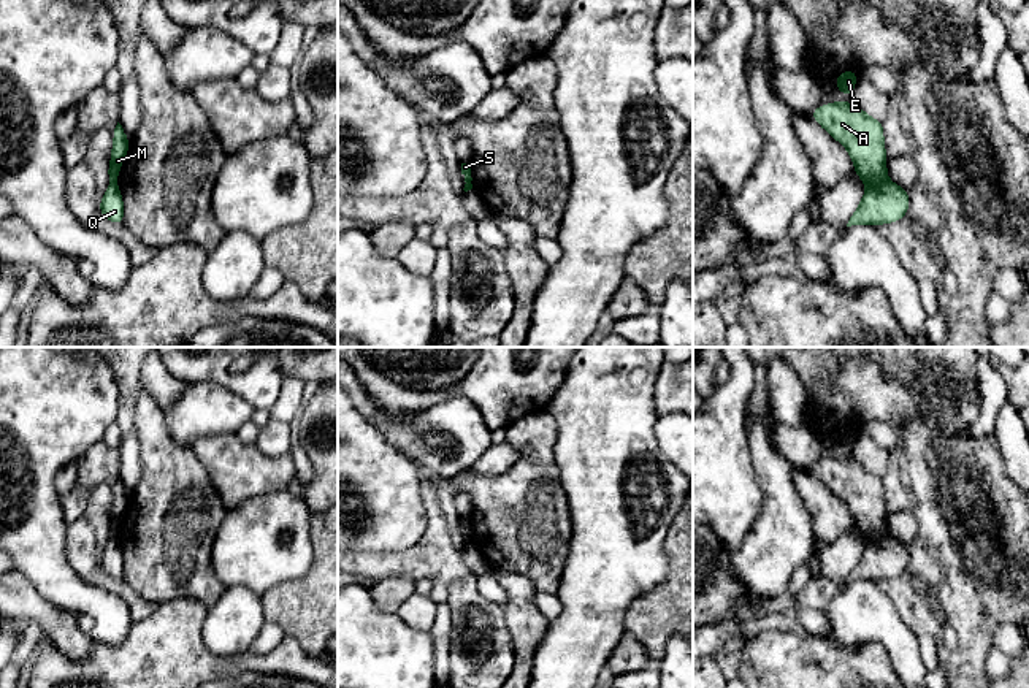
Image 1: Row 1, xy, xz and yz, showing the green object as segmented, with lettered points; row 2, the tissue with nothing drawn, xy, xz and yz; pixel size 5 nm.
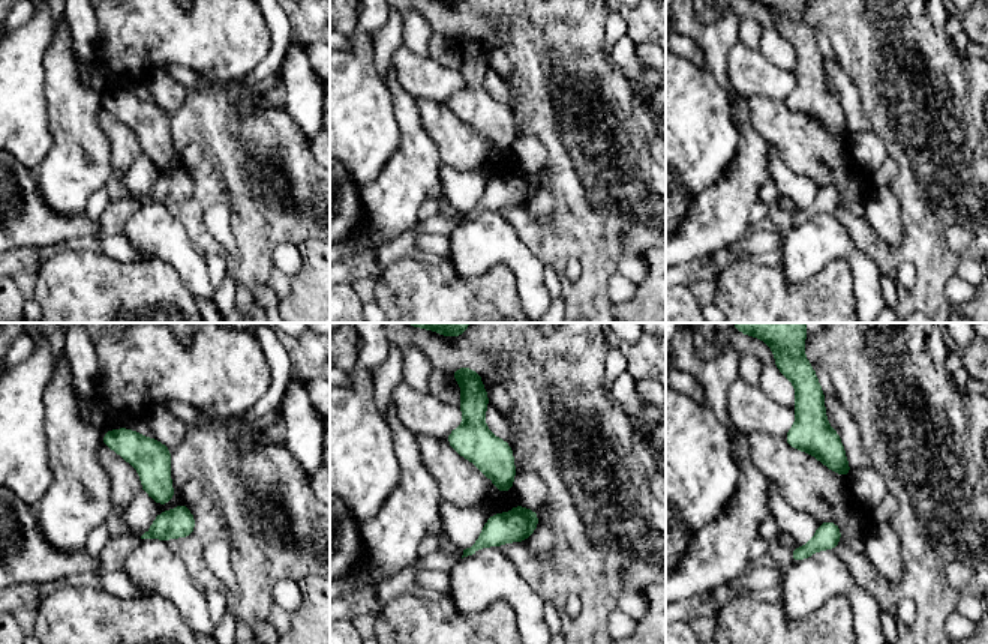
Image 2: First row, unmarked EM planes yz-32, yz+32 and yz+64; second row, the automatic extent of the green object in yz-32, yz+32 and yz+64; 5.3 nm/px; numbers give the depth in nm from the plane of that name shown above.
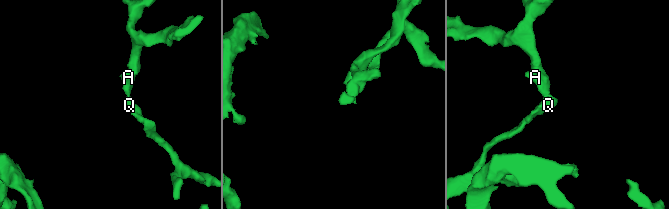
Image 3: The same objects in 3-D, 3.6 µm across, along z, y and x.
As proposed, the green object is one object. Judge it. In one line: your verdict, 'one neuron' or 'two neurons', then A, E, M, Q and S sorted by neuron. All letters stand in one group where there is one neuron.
two neurons; groups A E M S / Q

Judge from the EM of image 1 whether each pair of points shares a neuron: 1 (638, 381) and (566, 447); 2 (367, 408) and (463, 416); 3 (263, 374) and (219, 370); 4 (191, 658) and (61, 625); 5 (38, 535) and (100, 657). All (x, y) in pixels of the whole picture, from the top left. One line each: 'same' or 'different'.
1: same
2: same
3: same
4: different
5: different

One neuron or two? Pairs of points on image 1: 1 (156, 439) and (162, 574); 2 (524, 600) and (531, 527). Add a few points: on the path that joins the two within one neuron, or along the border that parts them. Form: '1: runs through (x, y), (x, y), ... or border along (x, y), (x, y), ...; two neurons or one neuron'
1: runs through (159, 474), (159, 542); one neuron
2: border along (492, 563), (508, 571), (522, 573), (536, 590); two neurons

